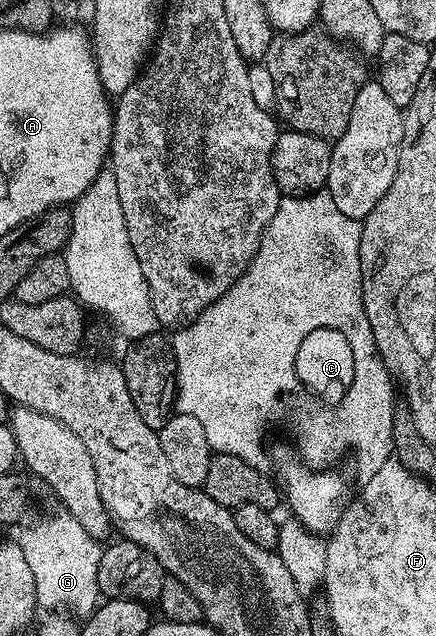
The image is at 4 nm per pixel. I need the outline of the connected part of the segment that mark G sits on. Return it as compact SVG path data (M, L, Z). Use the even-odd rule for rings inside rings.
M65 511L38 521L16 544L24 551L24 560L32 571L36 583L36 599L46 611L65 611L78 619L85 619L98 608L98 568L103 546L99 538L88 535L76 519Z

